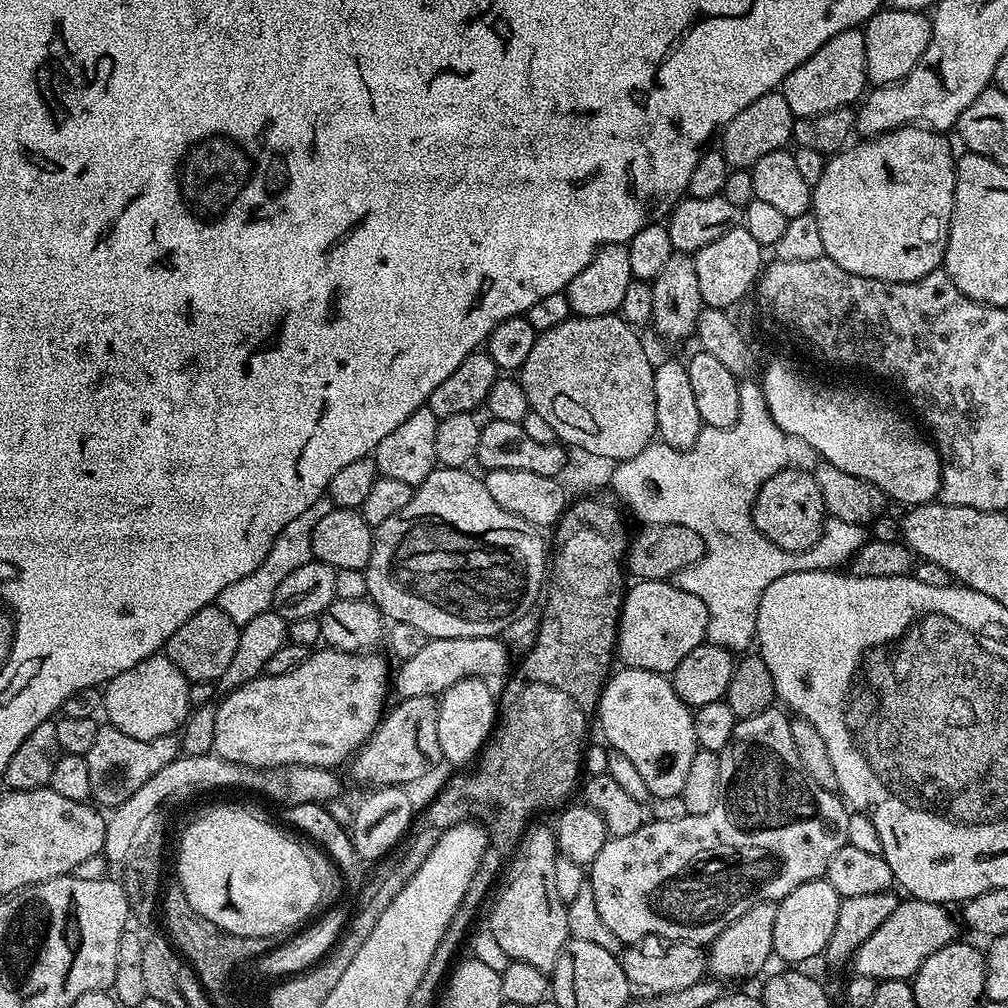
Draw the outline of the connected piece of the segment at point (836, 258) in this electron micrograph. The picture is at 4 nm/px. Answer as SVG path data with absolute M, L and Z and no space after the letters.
M927 126L895 128L892 132L881 132L879 136L861 139L859 141L861 144L853 143L851 146L845 147L825 163L822 178L818 178L818 182L812 185L810 211L812 215L818 218L824 255L828 259L838 266L842 266L842 270L846 270L849 274L858 274L859 276L885 280L886 282L914 282L926 274L937 271L943 265L944 251L948 245L948 231L952 221L952 207L956 197L956 156L944 136L947 135Z

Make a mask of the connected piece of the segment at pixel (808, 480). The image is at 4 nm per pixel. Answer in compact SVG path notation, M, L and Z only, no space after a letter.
M781 467L760 487L751 506L754 526L758 526L762 535L770 538L770 542L782 546L782 550L806 550L814 546L824 532L826 513L822 490L818 490L818 482L811 471Z

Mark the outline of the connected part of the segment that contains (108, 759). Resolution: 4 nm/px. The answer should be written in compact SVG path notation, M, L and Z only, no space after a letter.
M101 726L86 757L90 770L91 799L101 809L115 810L122 802L134 798L137 790L150 782L162 766L170 766L170 762L174 762L181 752L180 741L175 735L139 740L130 738L130 734L122 734L122 730L117 728Z

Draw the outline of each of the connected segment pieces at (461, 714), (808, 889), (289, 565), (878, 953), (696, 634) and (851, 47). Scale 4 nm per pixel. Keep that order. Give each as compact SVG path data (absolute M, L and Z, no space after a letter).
M480 678L463 680L446 690L438 700L438 746L441 757L452 764L475 761L488 743L497 722L498 700Z
M826 878L811 880L786 894L784 899L776 904L776 917L774 918L774 934L772 935L772 951L775 959L785 960L785 965L800 966L803 960L812 960L816 955L823 953L830 942L830 934L834 934L834 922L838 922L841 896Z
M322 498L314 502L310 510L298 514L298 518L294 518L294 522L290 522L290 526L286 526L286 530L282 530L278 538L274 538L270 546L270 554L262 558L262 566L246 574L246 578L238 578L238 582L226 586L226 590L222 590L222 594L218 594L218 598L214 601L215 607L221 608L230 617L230 622L238 626L243 626L246 622L250 622L250 618L258 618L258 614L269 611L272 608L274 594L278 586L282 586L282 581L289 574L294 574L298 566L306 566L314 558L312 555L314 526L318 526L318 522L322 522L322 518L326 518L326 514L330 514L333 507L331 500Z
M904 898L897 903L896 909L862 942L862 946L854 957L854 969L857 976L869 976L878 982L881 980L911 981L916 975L922 962L930 958L942 946L953 943L956 936L956 920L951 916L949 909L942 904Z
M637 580L624 593L619 621L618 660L629 668L671 674L678 662L690 654L690 650L705 643L707 634L708 611L702 598L686 594L668 580Z
M851 28L842 30L842 34L834 34L830 42L814 50L814 54L810 54L802 66L798 66L784 79L782 91L786 106L790 106L793 117L799 118L855 105L865 95L869 84L864 33L860 28Z

